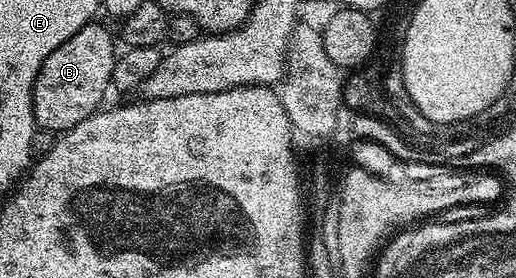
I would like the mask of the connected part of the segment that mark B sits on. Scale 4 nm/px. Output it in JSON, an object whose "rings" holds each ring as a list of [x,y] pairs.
{"rings":[[[93,20],[82,28],[78,28],[78,32],[74,32],[74,36],[70,36],[70,40],[58,44],[58,48],[54,48],[54,52],[50,52],[50,56],[46,56],[46,60],[34,80],[34,92],[32,93],[34,120],[41,131],[69,130],[82,124],[82,120],[86,120],[101,109],[100,101],[103,100],[104,93],[112,86],[112,73],[118,57],[118,49],[116,50],[116,42],[112,39],[111,32],[106,27],[99,26],[98,23],[99,21]]]}

